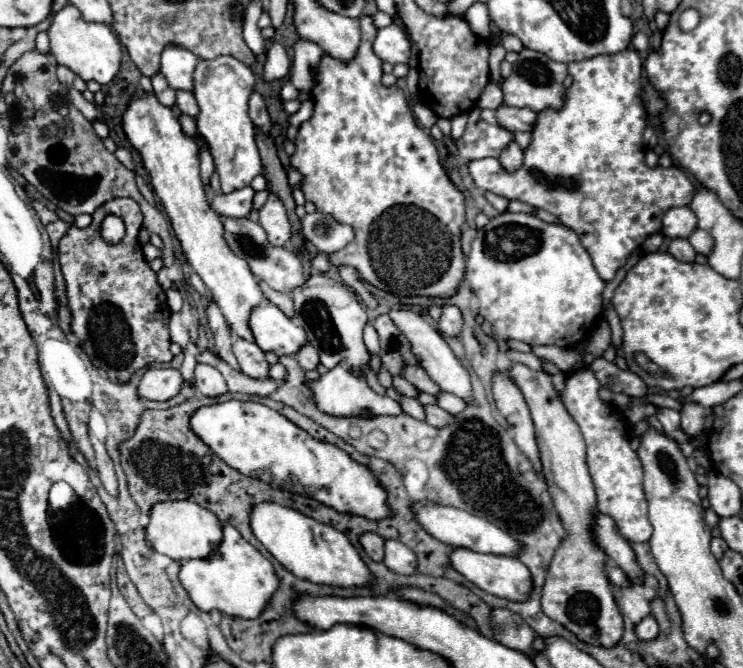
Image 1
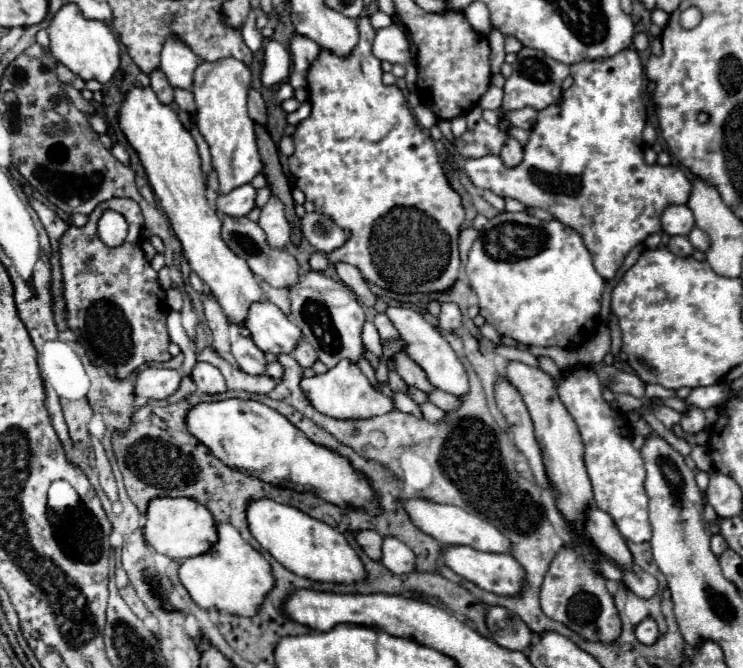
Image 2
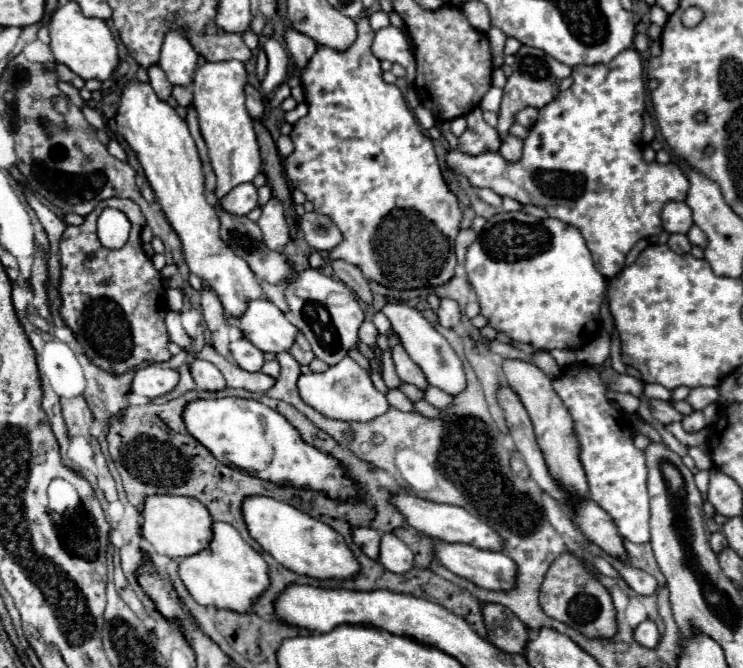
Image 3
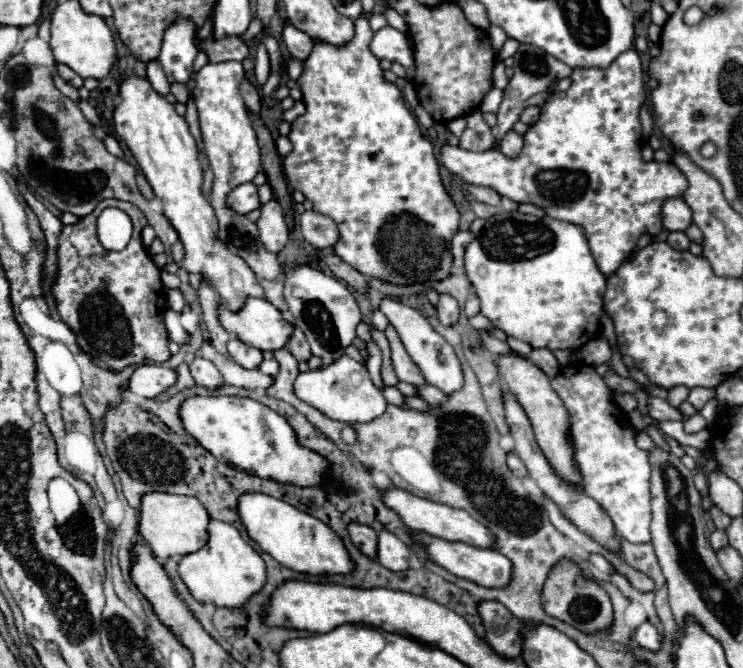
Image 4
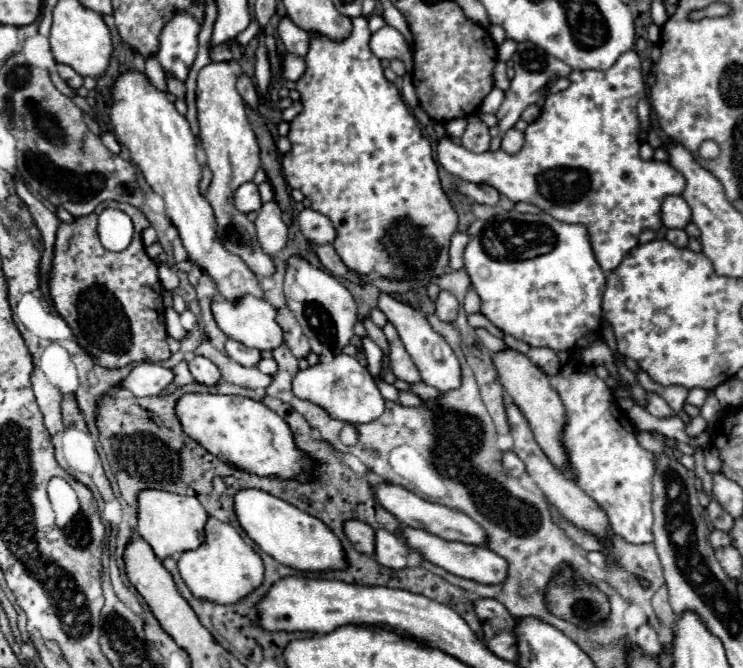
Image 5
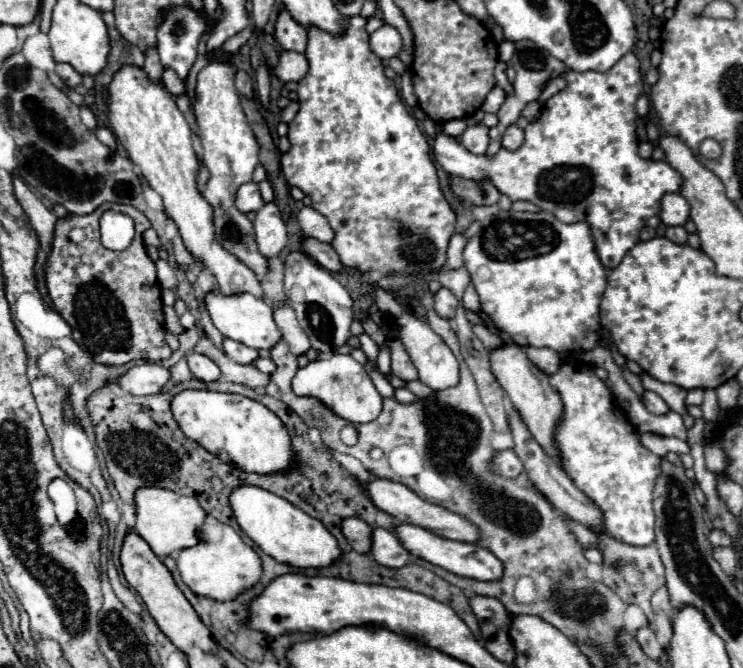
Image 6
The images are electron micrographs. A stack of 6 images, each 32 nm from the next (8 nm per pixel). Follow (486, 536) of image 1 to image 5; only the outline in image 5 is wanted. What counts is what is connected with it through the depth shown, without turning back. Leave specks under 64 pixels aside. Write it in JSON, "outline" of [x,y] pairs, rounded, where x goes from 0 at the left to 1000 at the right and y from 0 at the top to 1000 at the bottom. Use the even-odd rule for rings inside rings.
{"outline":[[[514,725],[514,728],[503,728],[503,737],[506,737],[506,746],[509,751],[522,763],[528,766],[541,787],[552,787],[552,790],[565,790],[565,793],[573,793],[590,805],[598,805],[598,808],[616,808],[616,811],[624,811],[624,814],[638,814],[638,817],[654,817],[657,811],[657,799],[654,793],[638,781],[630,769],[619,766],[619,763],[608,763],[603,757],[595,757],[590,751],[579,751],[579,749],[571,749],[555,737],[549,737],[546,731],[541,728],[533,728],[533,725]]]}

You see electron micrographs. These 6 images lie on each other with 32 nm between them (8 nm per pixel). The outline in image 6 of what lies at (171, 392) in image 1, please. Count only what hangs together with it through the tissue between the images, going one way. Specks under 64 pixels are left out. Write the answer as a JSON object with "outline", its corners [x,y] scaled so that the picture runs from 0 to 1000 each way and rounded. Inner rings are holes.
{"outline":[[[194,542],[188,548],[175,551],[167,563],[156,569],[156,575],[180,593],[205,593],[215,587],[226,569],[229,569],[226,551],[207,542]]]}

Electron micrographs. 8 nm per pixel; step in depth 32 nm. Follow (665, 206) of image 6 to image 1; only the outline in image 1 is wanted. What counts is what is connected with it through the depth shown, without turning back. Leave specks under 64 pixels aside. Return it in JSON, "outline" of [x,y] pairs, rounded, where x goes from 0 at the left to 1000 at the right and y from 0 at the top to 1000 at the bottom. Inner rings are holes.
{"outline":[[[918,308],[918,311],[904,311],[896,317],[894,323],[894,341],[891,350],[899,356],[910,356],[910,353],[921,353],[926,356],[931,347],[937,344],[937,320]]]}

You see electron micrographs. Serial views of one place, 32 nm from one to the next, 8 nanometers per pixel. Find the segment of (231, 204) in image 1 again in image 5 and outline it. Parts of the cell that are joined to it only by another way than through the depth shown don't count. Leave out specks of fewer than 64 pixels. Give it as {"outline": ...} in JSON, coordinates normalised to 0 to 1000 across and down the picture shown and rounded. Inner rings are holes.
{"outline":[[[331,272],[326,275],[315,290],[312,290],[312,302],[315,311],[323,314],[326,320],[334,320],[339,314],[350,314],[353,302],[350,302],[350,290],[347,290],[347,278],[342,272]]]}

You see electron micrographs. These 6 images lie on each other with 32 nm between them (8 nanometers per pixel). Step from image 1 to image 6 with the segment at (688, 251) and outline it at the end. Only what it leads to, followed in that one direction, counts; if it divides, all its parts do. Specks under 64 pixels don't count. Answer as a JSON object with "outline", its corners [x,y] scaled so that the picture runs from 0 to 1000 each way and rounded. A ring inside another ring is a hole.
{"outline":[[[902,338],[902,341],[896,341],[896,353],[899,353],[899,359],[904,359],[907,365],[923,365],[926,347],[923,347],[918,338]]]}

